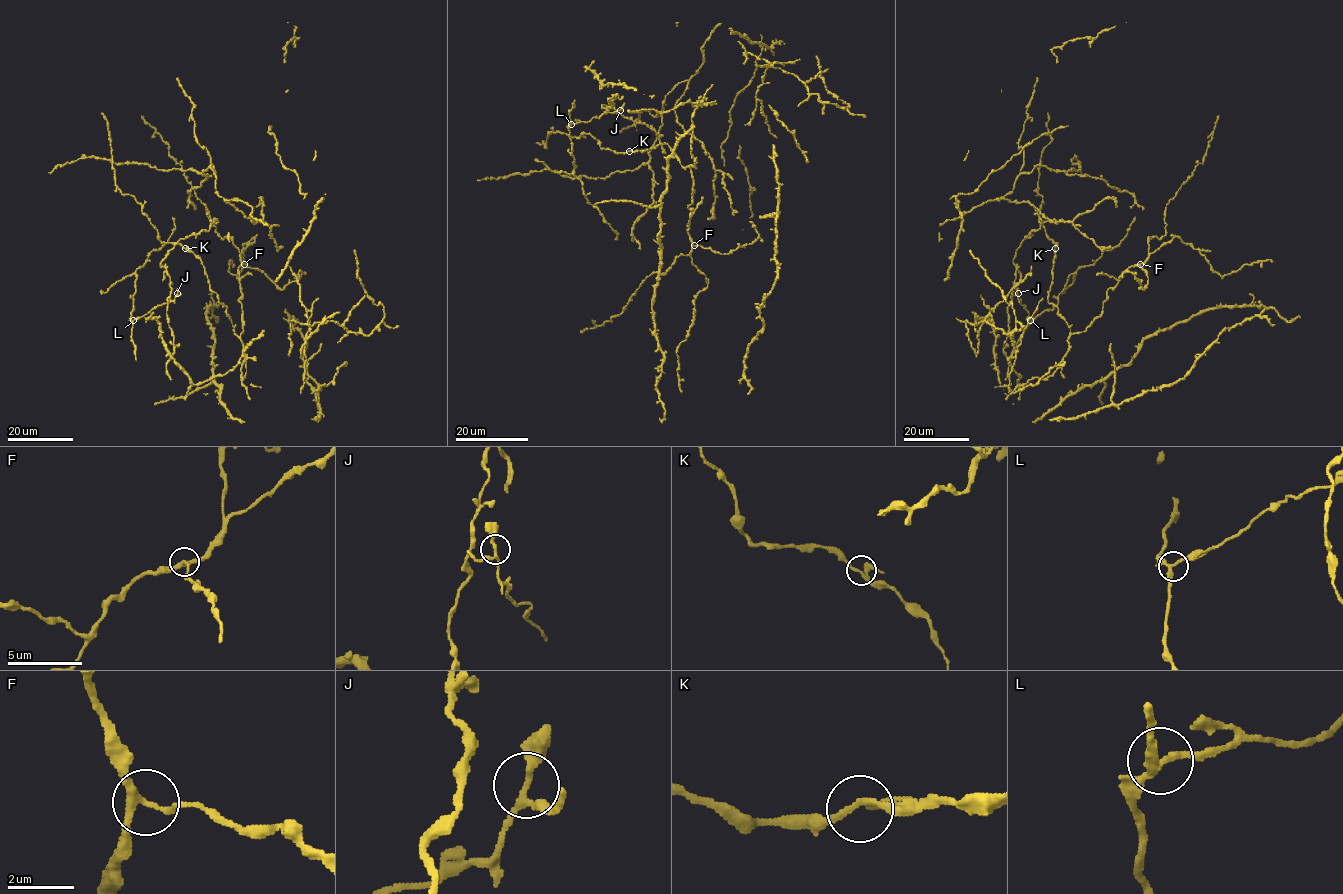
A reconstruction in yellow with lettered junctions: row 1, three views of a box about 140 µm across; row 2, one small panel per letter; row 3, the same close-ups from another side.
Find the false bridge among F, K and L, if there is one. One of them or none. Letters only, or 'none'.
L

